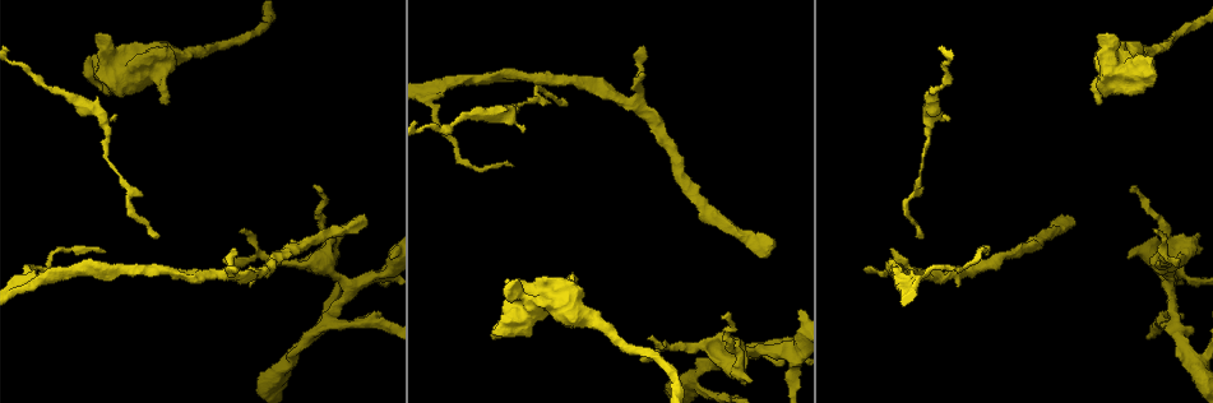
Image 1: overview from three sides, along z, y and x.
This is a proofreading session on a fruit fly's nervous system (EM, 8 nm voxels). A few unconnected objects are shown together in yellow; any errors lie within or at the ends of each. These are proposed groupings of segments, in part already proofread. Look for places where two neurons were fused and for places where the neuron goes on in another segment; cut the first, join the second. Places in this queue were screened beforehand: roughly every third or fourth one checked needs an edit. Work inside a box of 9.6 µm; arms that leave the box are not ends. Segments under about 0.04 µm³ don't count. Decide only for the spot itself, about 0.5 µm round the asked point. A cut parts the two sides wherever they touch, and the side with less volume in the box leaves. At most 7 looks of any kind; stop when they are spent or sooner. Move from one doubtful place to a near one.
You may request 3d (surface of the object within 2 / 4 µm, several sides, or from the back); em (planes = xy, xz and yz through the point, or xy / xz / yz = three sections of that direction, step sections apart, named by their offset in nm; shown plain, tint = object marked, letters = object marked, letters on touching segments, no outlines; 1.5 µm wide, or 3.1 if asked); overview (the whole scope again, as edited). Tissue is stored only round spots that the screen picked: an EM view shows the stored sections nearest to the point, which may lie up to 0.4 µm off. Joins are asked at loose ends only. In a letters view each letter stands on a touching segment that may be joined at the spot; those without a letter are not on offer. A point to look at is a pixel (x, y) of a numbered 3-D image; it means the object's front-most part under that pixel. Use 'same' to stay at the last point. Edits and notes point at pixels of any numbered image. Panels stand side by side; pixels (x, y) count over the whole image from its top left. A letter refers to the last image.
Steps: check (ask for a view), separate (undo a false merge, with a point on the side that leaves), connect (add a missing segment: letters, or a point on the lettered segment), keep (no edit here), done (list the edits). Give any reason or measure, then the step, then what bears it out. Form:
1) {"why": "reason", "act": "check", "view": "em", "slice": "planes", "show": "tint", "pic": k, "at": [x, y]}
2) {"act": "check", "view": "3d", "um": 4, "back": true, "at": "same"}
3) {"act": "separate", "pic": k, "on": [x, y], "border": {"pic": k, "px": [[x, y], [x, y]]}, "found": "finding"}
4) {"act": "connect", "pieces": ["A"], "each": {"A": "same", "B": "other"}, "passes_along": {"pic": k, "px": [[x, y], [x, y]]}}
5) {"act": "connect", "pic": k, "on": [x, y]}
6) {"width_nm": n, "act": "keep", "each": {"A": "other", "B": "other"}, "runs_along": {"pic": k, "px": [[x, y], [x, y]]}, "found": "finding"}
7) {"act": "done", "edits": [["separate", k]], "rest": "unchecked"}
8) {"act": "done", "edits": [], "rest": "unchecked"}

{"why": "tapers out", "act": "check", "view": "3d", "um": 2, "pic": 1, "at": [1175, 259]}

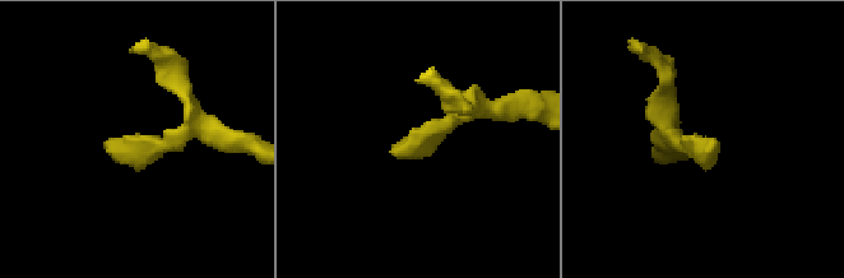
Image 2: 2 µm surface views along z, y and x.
{"why": "need the tissue", "act": "check", "view": "em", "slice": "xy", "step": 4, "show": "letters", "pic": 2, "at": [392, 148]}

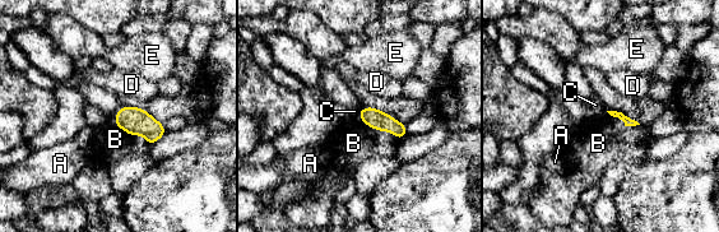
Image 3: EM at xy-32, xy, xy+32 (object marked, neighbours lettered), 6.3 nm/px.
{"act": "check", "view": "em", "slice": "planes", "show": "letters", "at": "same"}

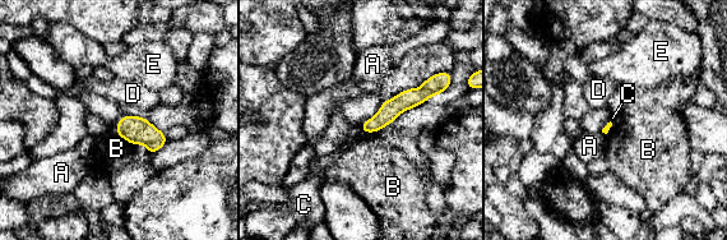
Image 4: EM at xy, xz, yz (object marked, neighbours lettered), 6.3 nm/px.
{"act": "keep", "each": {"A": "other", "B": "other", "C": "other", "D": "other", "E": "other"}, "runs_along": {"pic": 4, "px": [[427, 84], [366, 129]]}, "found": "no lettered segment goes on from it"}

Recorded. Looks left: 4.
{"why": "an open end", "act": "check", "view": "3d", "um": 4, "pic": 1, "at": [118, 115]}

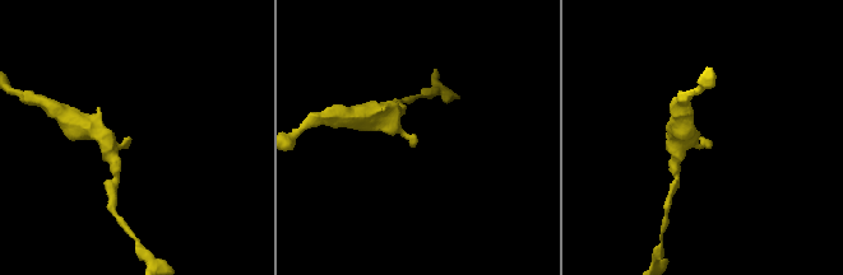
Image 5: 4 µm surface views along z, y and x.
{"why": "need the tissue", "act": "check", "view": "em", "slice": "planes", "show": "letters", "pic": 5, "at": [415, 134]}

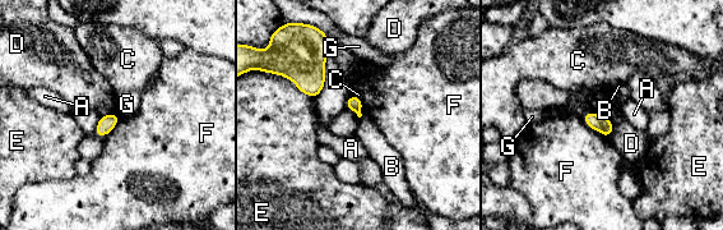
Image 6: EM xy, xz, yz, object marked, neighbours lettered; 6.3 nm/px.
{"act": "keep", "each": {"A": "other", "B": "other", "C": "other", "D": "other", "E": "other", "F": "other", "G": "other"}, "border": {"pic": 6, "px": [[587, 111], [582, 116]]}, "found": "none of them fits"}

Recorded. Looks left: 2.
{"why": "an open end", "act": "check", "view": "3d", "um": 2, "pic": 1, "at": [784, 362]}

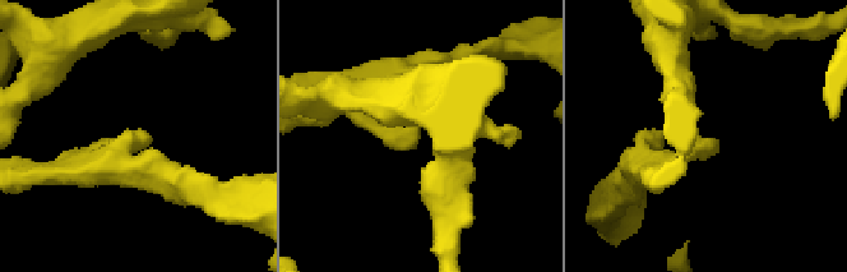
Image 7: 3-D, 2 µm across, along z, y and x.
{"act": "check", "view": "em", "slice": "yz", "step": 8, "show": "letters", "pic": 7, "at": [717, 148]}

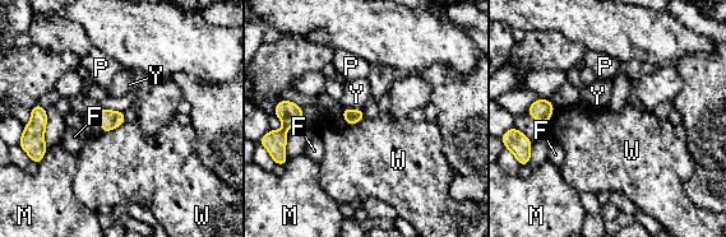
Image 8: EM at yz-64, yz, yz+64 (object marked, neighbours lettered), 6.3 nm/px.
{"width_nm": 100, "act": "keep", "each": {"F": "other", "M": "other", "P": "other", "W": "other", "Y": "other"}, "border": {"pic": 8, "px": [[125, 121], [102, 133]]}, "found": "no lettered segment goes on from it"}

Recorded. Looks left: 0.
{"act": "done", "edits": [], "rest": "unchecked"}

